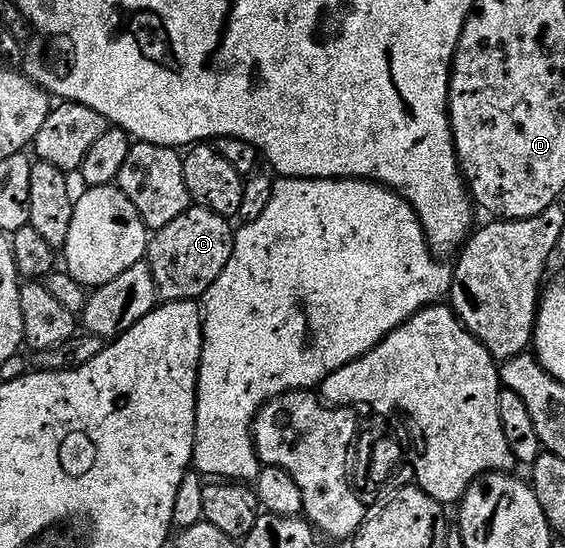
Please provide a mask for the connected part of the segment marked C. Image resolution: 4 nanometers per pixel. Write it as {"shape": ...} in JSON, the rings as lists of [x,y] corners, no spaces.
{"shape":[[[191,206],[160,232],[162,252],[170,263],[170,276],[179,293],[190,298],[202,298],[220,278],[224,266],[228,266],[234,252],[235,229],[221,212],[209,206]]]}

